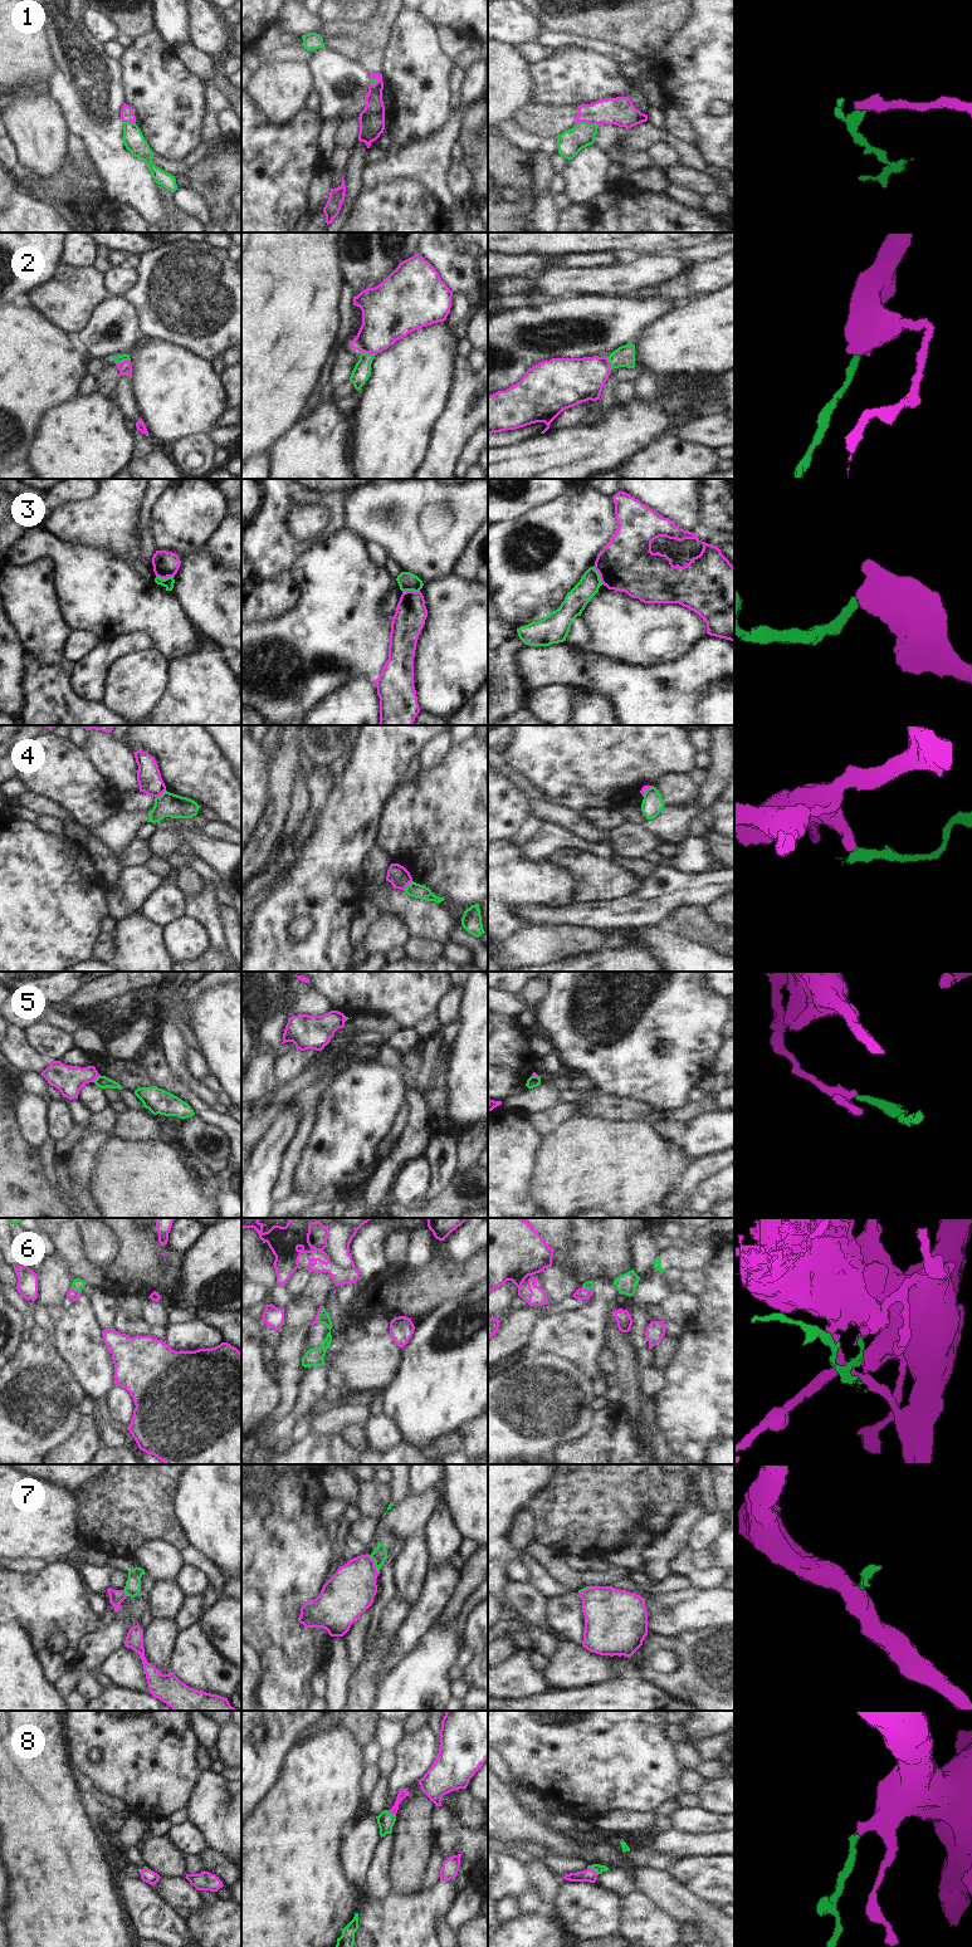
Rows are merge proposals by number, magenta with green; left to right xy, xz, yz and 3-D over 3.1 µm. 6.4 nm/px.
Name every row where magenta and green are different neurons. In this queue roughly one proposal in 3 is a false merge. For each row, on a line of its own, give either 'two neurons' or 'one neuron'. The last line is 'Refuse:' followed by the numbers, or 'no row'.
1: two neurons
2: one neuron
3: two neurons
4: two neurons
5: two neurons
6: two neurons
7: two neurons
8: one neuron
Refuse: 1, 3, 4, 5, 6, 7

